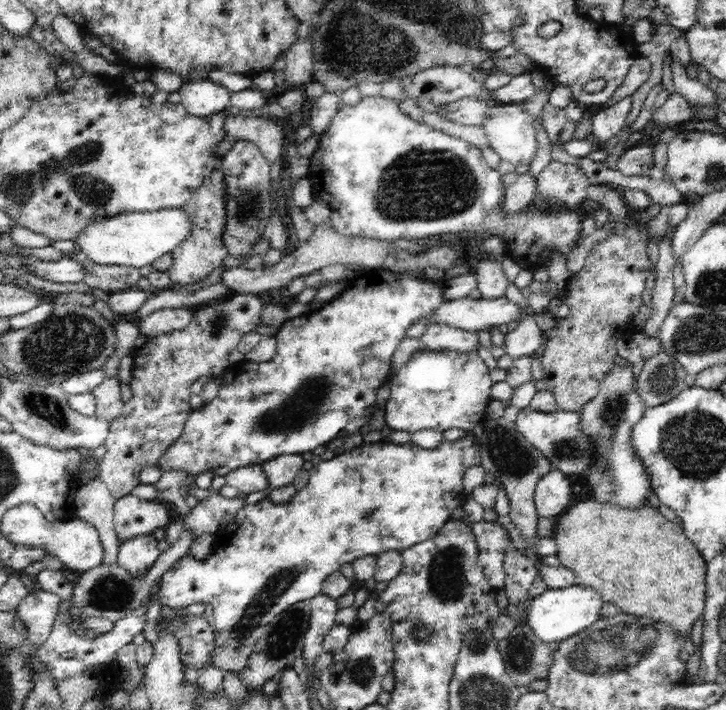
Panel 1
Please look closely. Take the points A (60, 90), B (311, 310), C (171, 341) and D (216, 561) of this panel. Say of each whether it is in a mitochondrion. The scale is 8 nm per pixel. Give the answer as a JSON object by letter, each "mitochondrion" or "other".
{"A":"other","B":"other","C":"other","D":"other"}

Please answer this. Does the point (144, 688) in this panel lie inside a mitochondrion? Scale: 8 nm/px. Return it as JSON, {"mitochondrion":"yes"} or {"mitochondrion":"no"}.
{"mitochondrion":"no"}

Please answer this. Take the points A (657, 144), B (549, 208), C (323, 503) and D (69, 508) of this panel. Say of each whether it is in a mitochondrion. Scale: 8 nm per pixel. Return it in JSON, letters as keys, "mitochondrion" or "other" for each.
{"A":"other","B":"other","C":"other","D":"other"}

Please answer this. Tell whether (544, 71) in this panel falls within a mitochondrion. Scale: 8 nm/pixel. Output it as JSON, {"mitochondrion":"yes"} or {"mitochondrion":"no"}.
{"mitochondrion":"no"}

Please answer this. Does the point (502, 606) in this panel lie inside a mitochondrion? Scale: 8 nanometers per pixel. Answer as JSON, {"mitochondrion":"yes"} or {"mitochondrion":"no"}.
{"mitochondrion":"no"}

